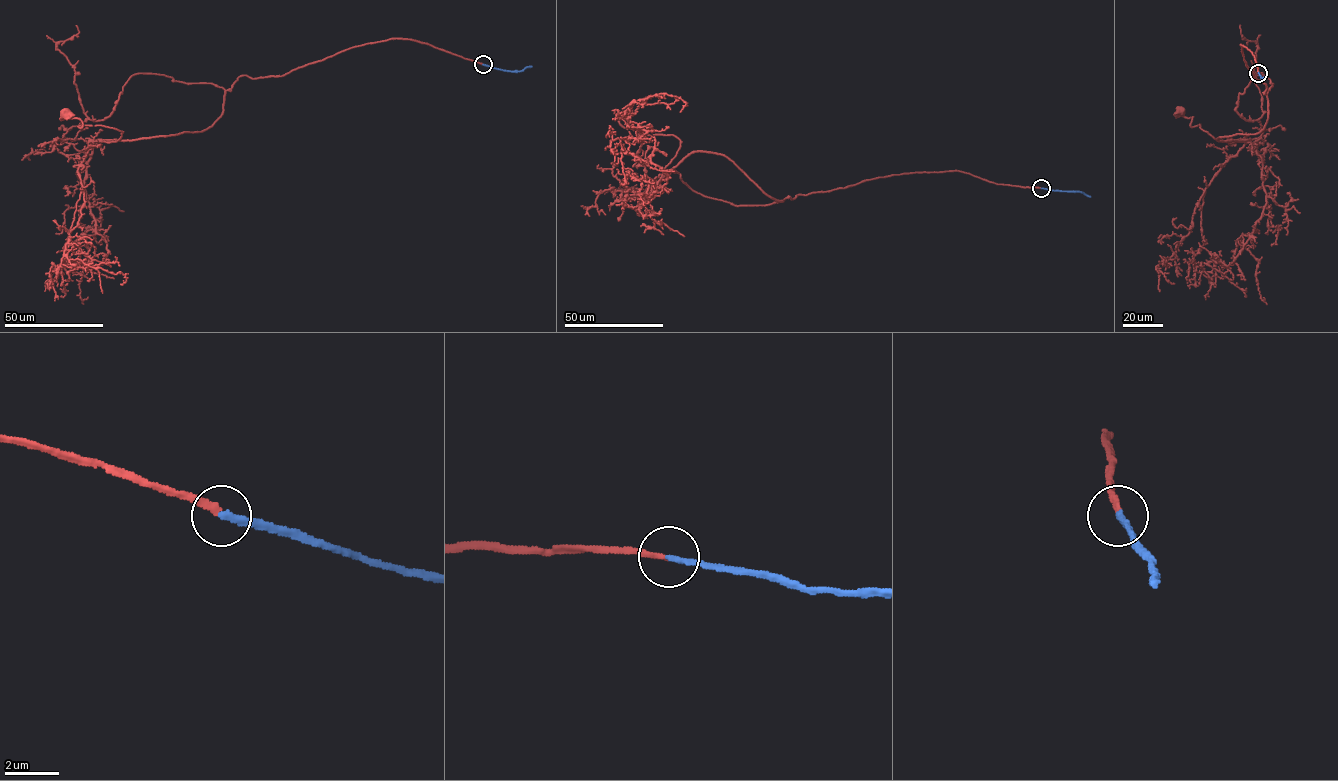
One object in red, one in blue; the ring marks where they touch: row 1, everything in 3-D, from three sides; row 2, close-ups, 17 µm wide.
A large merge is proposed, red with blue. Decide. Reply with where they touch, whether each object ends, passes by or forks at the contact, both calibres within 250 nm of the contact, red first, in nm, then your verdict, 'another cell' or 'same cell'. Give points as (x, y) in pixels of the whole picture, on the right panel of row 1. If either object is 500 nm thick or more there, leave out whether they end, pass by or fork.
at (1258, 73); red ends there; blue ends there; 220 nm thick on the red side, 240 nm on the other; same cell

